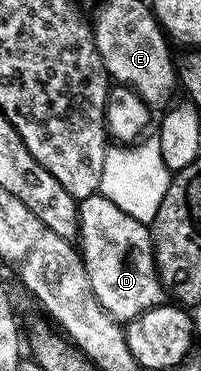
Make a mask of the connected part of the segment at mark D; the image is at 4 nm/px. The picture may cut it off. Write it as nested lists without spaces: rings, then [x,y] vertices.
[[[100,192],[79,201],[77,248],[97,303],[115,321],[126,323],[164,304],[165,290],[155,268],[155,244],[151,241],[150,228],[133,219],[133,215],[125,215],[117,203]]]

